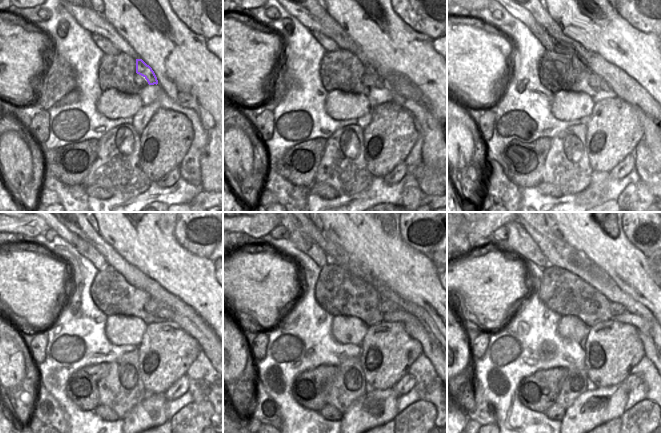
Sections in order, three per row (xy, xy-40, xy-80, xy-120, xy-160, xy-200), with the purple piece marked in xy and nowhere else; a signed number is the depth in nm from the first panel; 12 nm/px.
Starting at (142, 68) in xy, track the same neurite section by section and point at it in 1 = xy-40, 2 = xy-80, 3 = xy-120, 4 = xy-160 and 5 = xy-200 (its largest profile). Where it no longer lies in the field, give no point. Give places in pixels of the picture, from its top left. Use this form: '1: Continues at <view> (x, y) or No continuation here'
1: Continues at xy-40 (369, 69)
2: Continues at xy-80 (605, 85)
3: Continues at xy-120 (164, 312)
4: Continues at xy-160 (400, 315)
5: Continues at xy-200 (643, 326)

